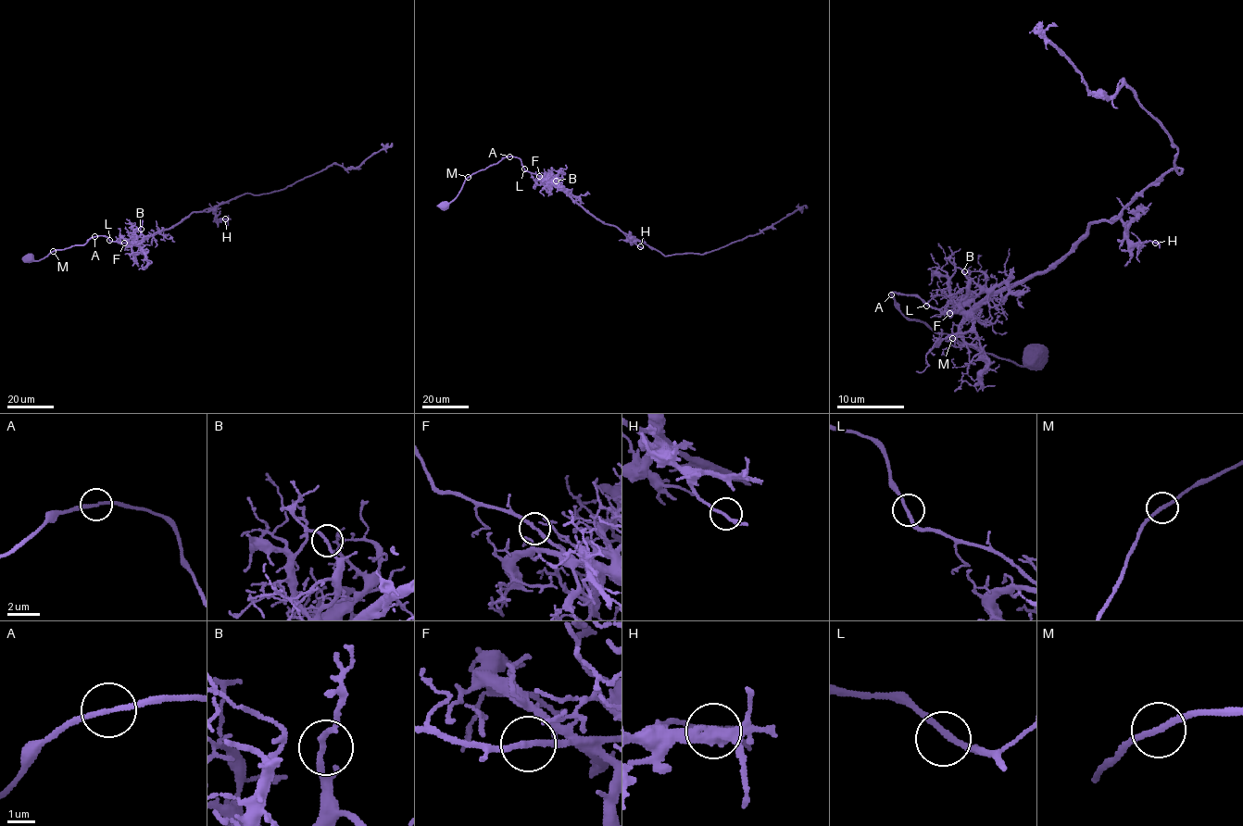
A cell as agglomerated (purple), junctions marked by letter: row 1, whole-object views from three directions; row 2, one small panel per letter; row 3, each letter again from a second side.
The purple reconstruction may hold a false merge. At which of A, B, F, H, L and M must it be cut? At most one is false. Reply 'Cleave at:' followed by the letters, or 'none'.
Cleave at: none

